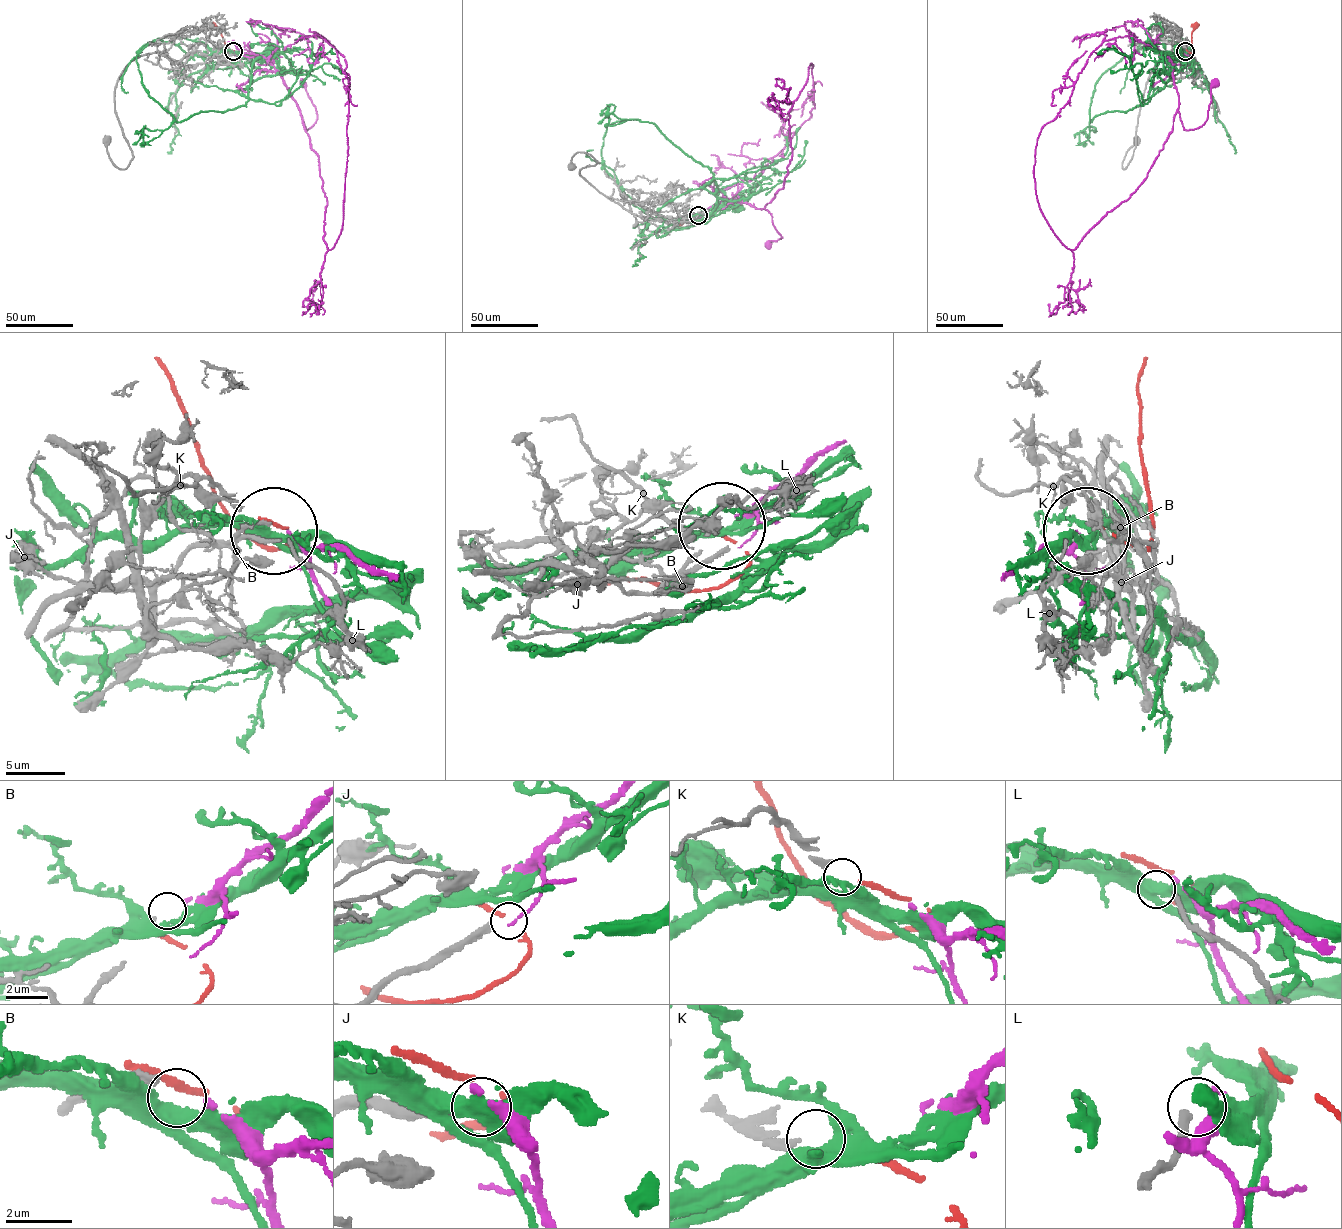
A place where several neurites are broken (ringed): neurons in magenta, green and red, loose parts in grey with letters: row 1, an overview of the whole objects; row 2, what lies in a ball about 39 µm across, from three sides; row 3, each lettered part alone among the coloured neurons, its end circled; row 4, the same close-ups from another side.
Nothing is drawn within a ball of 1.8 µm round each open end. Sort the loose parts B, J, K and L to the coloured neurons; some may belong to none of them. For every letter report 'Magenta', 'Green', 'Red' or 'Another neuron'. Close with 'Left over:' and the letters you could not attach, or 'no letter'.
B: Magenta
J: Another neuron
K: Red
L: Another neuron
Left over: J, L

